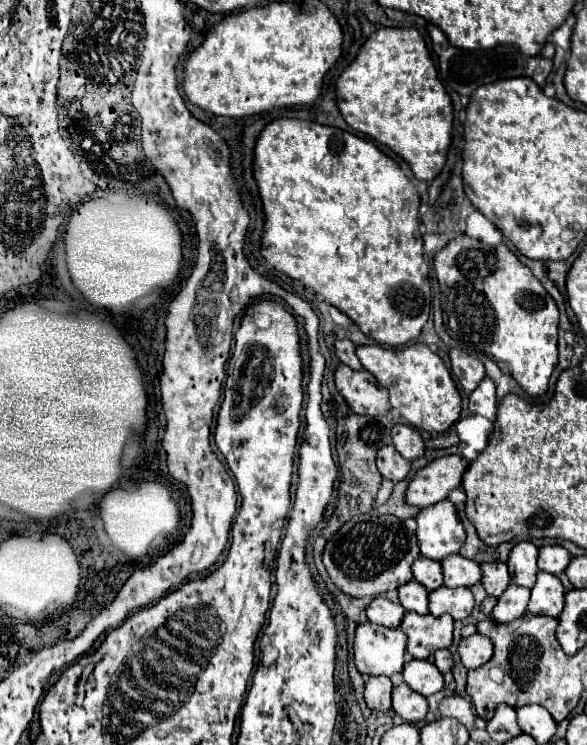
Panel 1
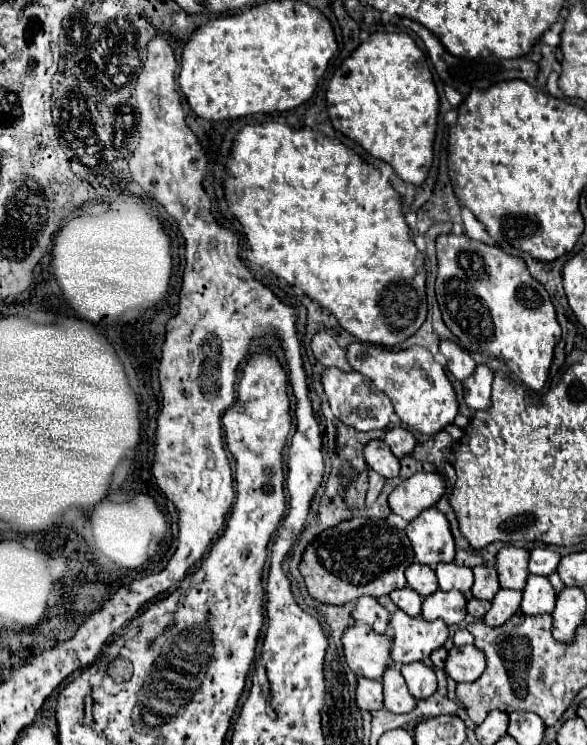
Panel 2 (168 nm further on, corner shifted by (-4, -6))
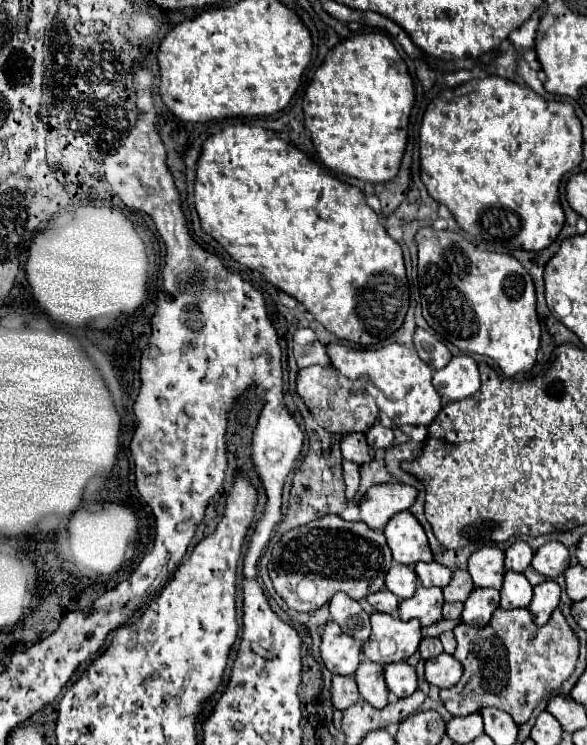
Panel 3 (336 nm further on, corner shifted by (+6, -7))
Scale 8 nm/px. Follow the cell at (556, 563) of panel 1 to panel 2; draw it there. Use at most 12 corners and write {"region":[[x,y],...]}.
{"region":[[546,547],[530,551],[530,573],[550,577],[560,555]]}

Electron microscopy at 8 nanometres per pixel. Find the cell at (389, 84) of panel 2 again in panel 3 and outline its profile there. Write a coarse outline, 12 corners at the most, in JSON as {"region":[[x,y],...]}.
{"region":[[390,38],[334,46],[304,94],[322,164],[398,174],[414,82]]}

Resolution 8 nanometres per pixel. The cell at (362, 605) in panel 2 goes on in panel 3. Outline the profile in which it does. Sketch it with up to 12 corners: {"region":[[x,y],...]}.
{"region":[[344,592],[330,598],[334,622],[360,642],[370,638],[370,616]]}

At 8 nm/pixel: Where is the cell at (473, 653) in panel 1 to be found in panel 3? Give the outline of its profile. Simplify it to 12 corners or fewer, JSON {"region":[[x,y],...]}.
{"region":[[450,654],[426,660],[424,680],[452,688],[462,666]]}

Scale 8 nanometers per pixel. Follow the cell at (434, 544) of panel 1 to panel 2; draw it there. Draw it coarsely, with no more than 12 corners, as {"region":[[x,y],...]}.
{"region":[[436,507],[406,527],[418,563],[456,555],[450,521]]}

